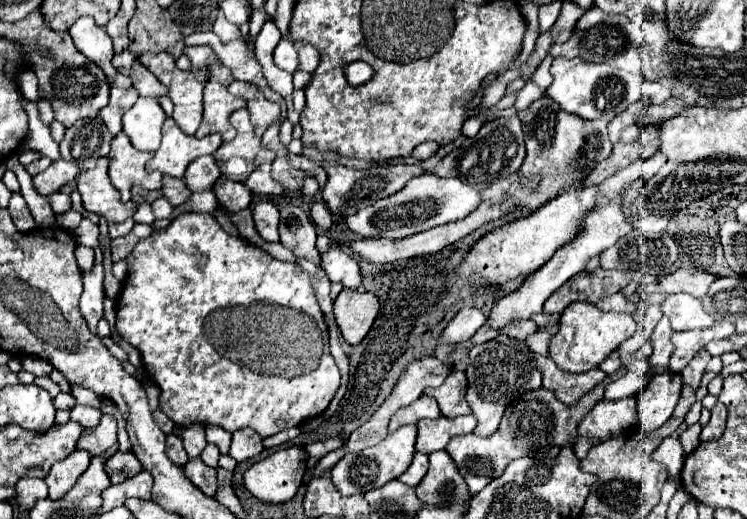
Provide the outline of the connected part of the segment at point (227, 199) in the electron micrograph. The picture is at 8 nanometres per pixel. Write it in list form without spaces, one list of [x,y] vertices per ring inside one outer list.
[[[219,178],[213,186],[213,192],[229,212],[239,212],[251,204],[251,192],[243,182],[233,182],[227,178]]]

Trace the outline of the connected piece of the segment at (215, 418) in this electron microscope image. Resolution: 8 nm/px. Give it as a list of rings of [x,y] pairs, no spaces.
[[[181,214],[171,222],[169,228],[155,230],[149,238],[141,240],[135,246],[135,250],[129,254],[127,262],[129,262],[129,276],[125,278],[123,292],[117,298],[117,328],[123,340],[133,344],[141,352],[145,372],[161,390],[161,398],[159,398],[161,410],[175,422],[175,426],[185,428],[191,424],[203,424],[203,426],[213,424],[213,426],[221,426],[231,434],[241,428],[253,428],[257,434],[267,438],[285,428],[299,426],[301,422],[315,418],[327,410],[329,402],[333,400],[339,388],[339,368],[335,366],[335,360],[329,354],[327,326],[323,322],[323,312],[317,304],[311,278],[297,264],[275,260],[263,248],[243,238],[229,236],[219,226],[213,214]]]

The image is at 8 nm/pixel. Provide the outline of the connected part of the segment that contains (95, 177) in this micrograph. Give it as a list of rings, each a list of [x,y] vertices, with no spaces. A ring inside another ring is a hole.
[[[103,156],[97,160],[93,170],[85,170],[77,176],[77,190],[83,198],[83,206],[87,212],[95,212],[105,216],[109,222],[123,222],[125,218],[135,214],[135,204],[123,204],[119,192],[113,188],[109,174],[109,158]]]

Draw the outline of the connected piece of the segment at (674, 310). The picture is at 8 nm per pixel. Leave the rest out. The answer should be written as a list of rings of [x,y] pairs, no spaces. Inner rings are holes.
[[[673,294],[661,302],[661,312],[671,320],[671,328],[675,332],[709,328],[713,318],[703,310],[701,300],[689,294]]]

